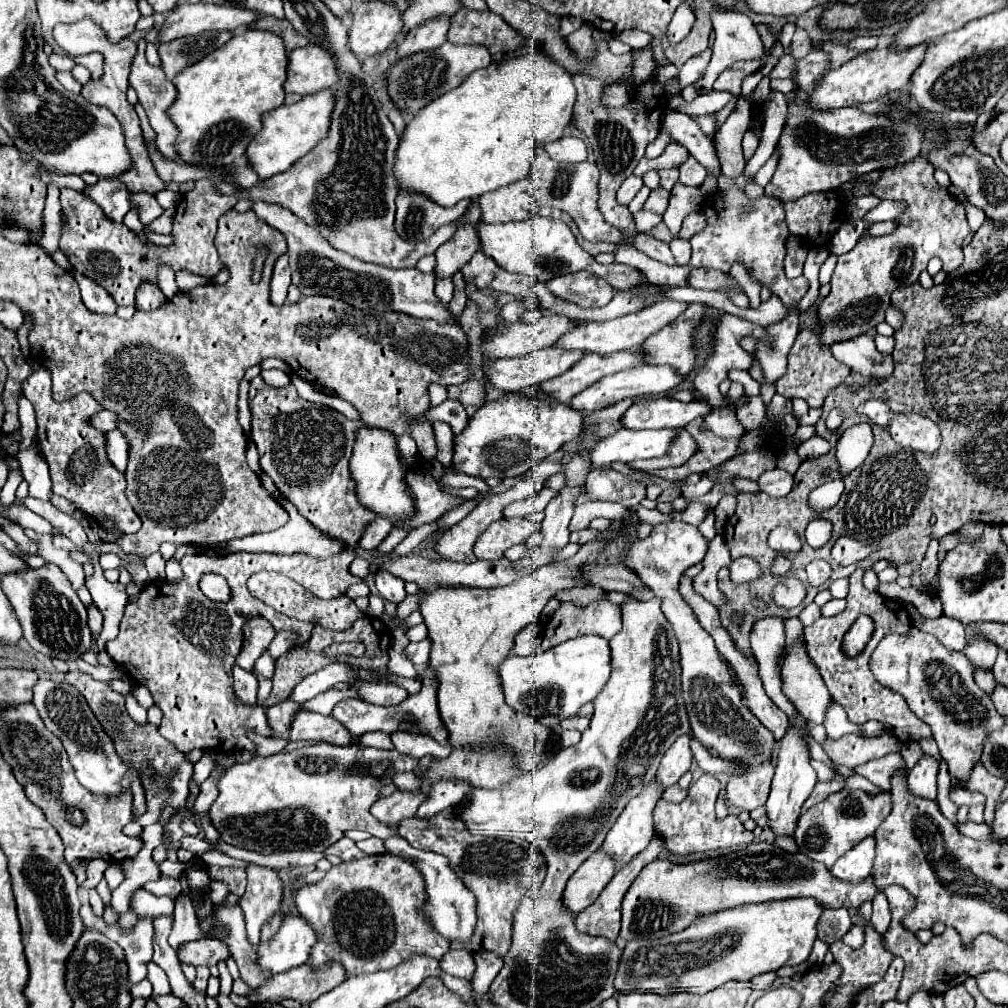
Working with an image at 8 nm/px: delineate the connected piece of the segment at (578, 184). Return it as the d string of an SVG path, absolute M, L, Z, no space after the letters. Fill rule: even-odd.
M537 147L535 158L531 163L525 179L515 181L507 187L499 187L491 193L485 193L479 197L479 207L481 207L481 217L485 223L511 223L511 221L527 221L533 213L533 203L535 207L557 207L565 213L571 215L575 225L579 227L581 235L587 241L607 241L607 243L621 243L625 235L609 225L603 219L603 213L597 207L599 201L599 169L591 161L581 161L581 163L557 163L547 157L543 147Z

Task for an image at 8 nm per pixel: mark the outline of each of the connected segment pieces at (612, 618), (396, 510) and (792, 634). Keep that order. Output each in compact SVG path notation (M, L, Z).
M597 599L585 607L561 601L559 609L547 621L541 647L551 649L577 635L599 635L611 639L621 629L621 609L605 599Z
M361 429L351 457L351 475L357 481L357 495L363 505L385 517L409 519L415 513L415 499L405 493L403 473L397 461L397 439L385 429Z
M785 619L785 659L781 669L781 685L783 693L791 699L795 707L799 707L799 711L807 717L809 723L823 723L823 715L829 703L829 691L817 665L807 655L803 641L803 625L799 619Z

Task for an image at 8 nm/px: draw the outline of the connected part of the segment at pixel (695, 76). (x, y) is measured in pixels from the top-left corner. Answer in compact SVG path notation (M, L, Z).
M699 53L699 57L691 57L691 61L687 61L681 71L679 71L679 81L685 83L695 83L699 81L699 77L703 77L703 69L707 63L707 55Z

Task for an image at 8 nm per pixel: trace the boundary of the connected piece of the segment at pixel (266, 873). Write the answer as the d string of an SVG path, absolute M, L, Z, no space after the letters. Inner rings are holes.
M247 865L247 891L239 899L239 905L245 913L247 935L253 945L259 943L259 931L263 923L267 923L273 915L281 911L283 903L283 883L273 869L265 869L259 865Z

